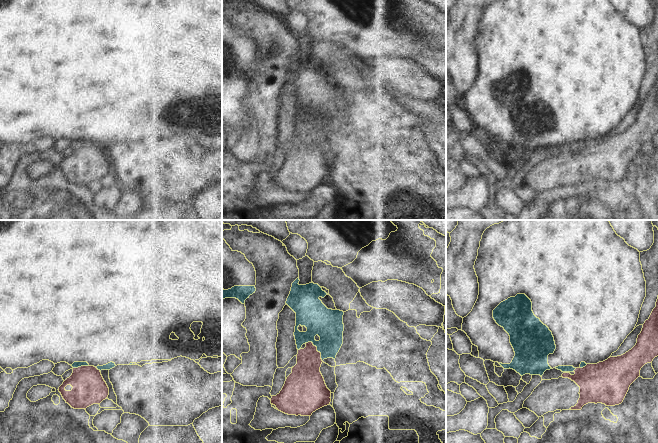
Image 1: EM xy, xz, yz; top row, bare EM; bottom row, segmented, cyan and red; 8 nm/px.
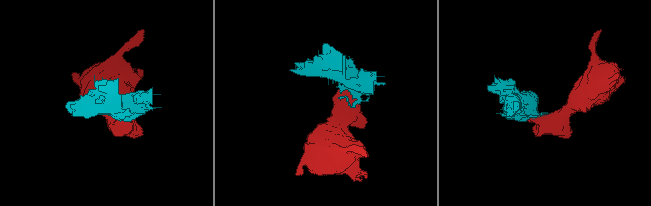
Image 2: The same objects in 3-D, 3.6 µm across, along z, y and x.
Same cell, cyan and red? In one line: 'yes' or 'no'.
no

